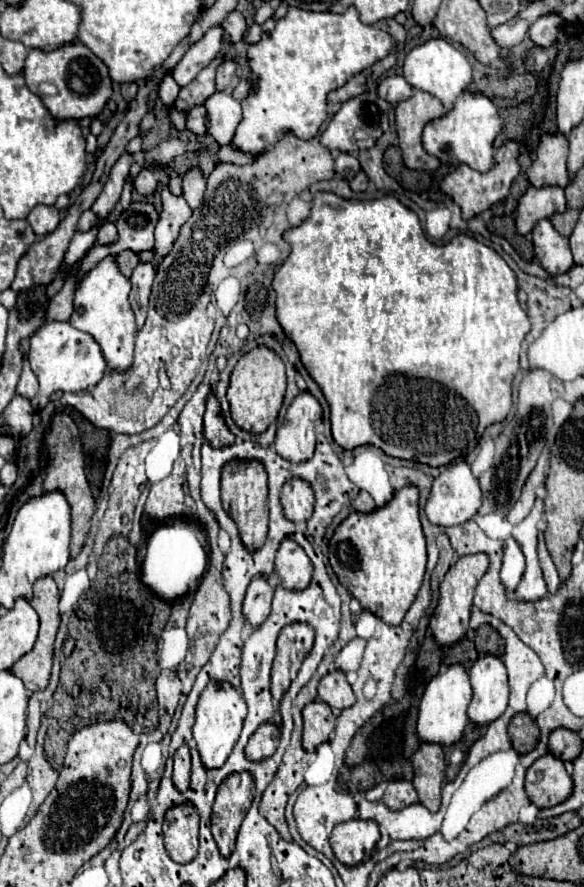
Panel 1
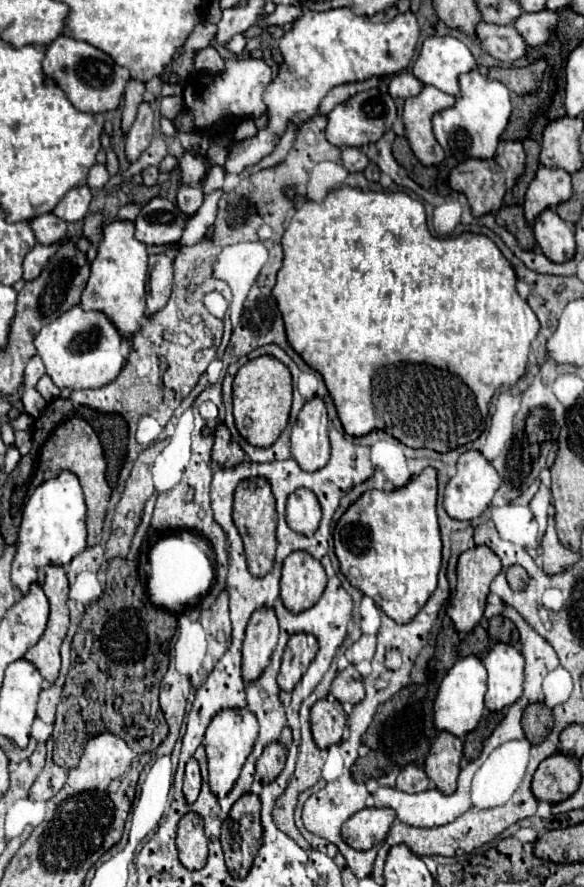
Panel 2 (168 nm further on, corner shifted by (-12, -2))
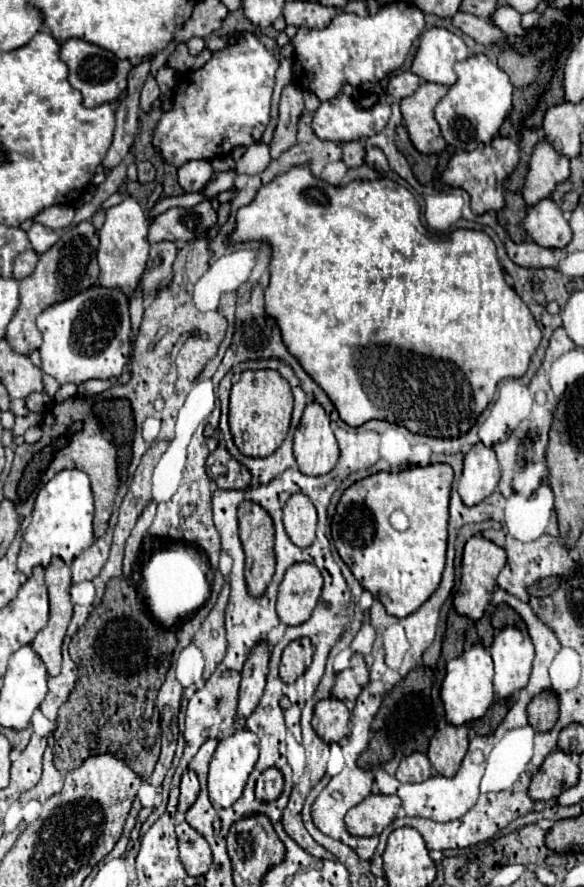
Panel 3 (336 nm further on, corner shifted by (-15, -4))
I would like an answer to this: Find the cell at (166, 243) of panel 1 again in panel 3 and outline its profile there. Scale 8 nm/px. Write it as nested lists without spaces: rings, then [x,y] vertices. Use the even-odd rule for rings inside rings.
[[[190,160],[178,168],[178,184],[184,192],[198,192],[210,182],[212,174],[214,170],[208,160]]]

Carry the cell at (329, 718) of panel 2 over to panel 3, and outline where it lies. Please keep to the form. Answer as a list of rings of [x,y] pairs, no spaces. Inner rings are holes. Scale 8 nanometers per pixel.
[[[320,700],[314,708],[312,726],[326,744],[340,742],[350,732],[350,712],[342,700]]]

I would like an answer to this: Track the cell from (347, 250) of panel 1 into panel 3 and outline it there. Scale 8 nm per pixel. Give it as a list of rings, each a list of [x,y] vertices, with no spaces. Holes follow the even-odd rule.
[[[292,168],[284,176],[278,176],[270,184],[264,184],[256,194],[256,200],[238,210],[236,232],[230,236],[234,242],[266,240],[272,246],[270,262],[270,286],[266,288],[268,314],[280,324],[284,344],[288,352],[302,364],[310,378],[328,394],[334,402],[340,418],[348,426],[362,426],[368,420],[386,420],[408,428],[414,434],[430,438],[460,438],[470,432],[478,416],[494,398],[496,386],[504,378],[522,378],[528,370],[530,358],[536,352],[542,332],[520,296],[506,284],[504,270],[500,266],[496,246],[492,238],[482,230],[454,230],[450,234],[432,234],[420,222],[420,204],[404,186],[380,178],[374,182],[352,180],[346,186],[328,186],[314,178],[308,168]]]

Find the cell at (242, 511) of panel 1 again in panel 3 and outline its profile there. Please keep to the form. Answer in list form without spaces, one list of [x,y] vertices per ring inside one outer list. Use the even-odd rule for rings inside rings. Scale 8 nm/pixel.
[[[244,500],[238,506],[238,524],[240,524],[240,540],[246,552],[246,584],[248,590],[252,592],[252,596],[262,596],[266,586],[270,584],[272,576],[274,576],[274,522],[270,518],[270,514],[252,500]]]

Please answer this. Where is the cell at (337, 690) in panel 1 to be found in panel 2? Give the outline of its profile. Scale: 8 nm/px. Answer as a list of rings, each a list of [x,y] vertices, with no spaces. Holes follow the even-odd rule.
[[[349,664],[345,670],[341,670],[337,674],[337,678],[333,680],[333,686],[331,686],[331,694],[339,702],[357,704],[363,700],[363,696],[365,696],[363,680],[361,680],[361,674],[357,672],[357,668],[353,664]]]

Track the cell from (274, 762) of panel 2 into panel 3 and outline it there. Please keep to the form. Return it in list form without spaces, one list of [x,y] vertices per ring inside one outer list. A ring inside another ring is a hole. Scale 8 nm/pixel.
[[[268,768],[262,772],[262,790],[258,790],[258,800],[262,802],[270,802],[270,800],[276,800],[276,796],[280,796],[282,792],[282,784],[284,784],[284,778],[282,778],[282,772],[278,768]]]

